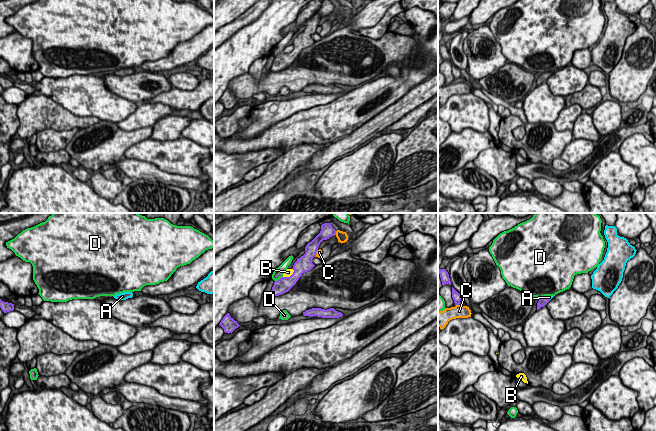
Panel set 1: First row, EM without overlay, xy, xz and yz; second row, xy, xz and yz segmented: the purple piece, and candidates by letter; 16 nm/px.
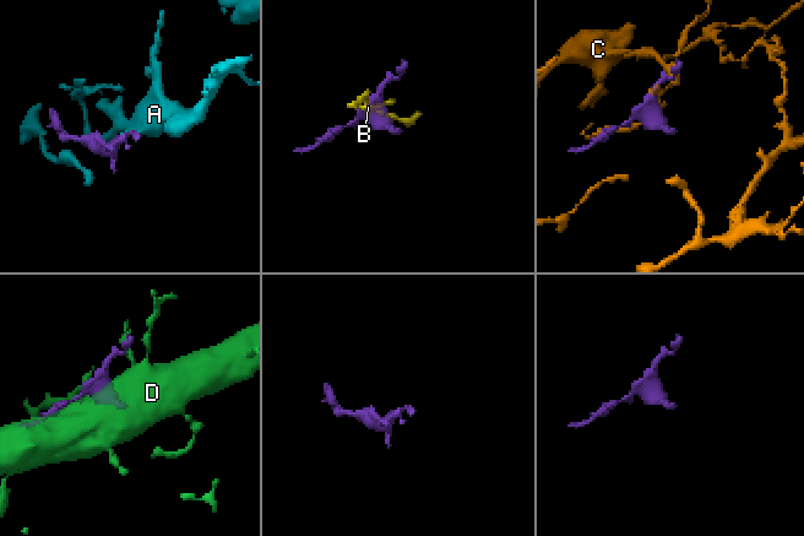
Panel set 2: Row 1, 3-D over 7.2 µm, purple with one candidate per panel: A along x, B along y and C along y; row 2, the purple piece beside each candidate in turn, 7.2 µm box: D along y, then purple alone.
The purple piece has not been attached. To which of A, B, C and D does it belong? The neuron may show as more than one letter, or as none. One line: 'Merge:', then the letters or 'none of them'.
Merge: A

